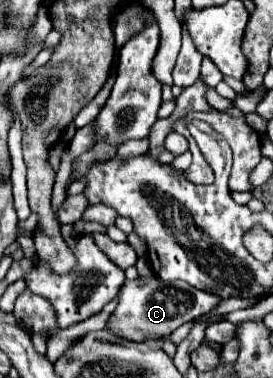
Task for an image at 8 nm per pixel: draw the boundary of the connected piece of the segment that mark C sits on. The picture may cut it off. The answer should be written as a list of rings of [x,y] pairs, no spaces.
[[[147,275],[135,281],[125,281],[125,285],[119,291],[119,305],[109,317],[107,325],[113,335],[127,341],[135,341],[135,343],[161,341],[169,337],[183,323],[189,323],[199,315],[205,315],[211,309],[215,309],[219,301],[221,299],[217,299],[217,295],[201,293],[199,289],[193,289],[185,281],[167,281],[165,285],[165,281],[161,281],[159,277]]]

